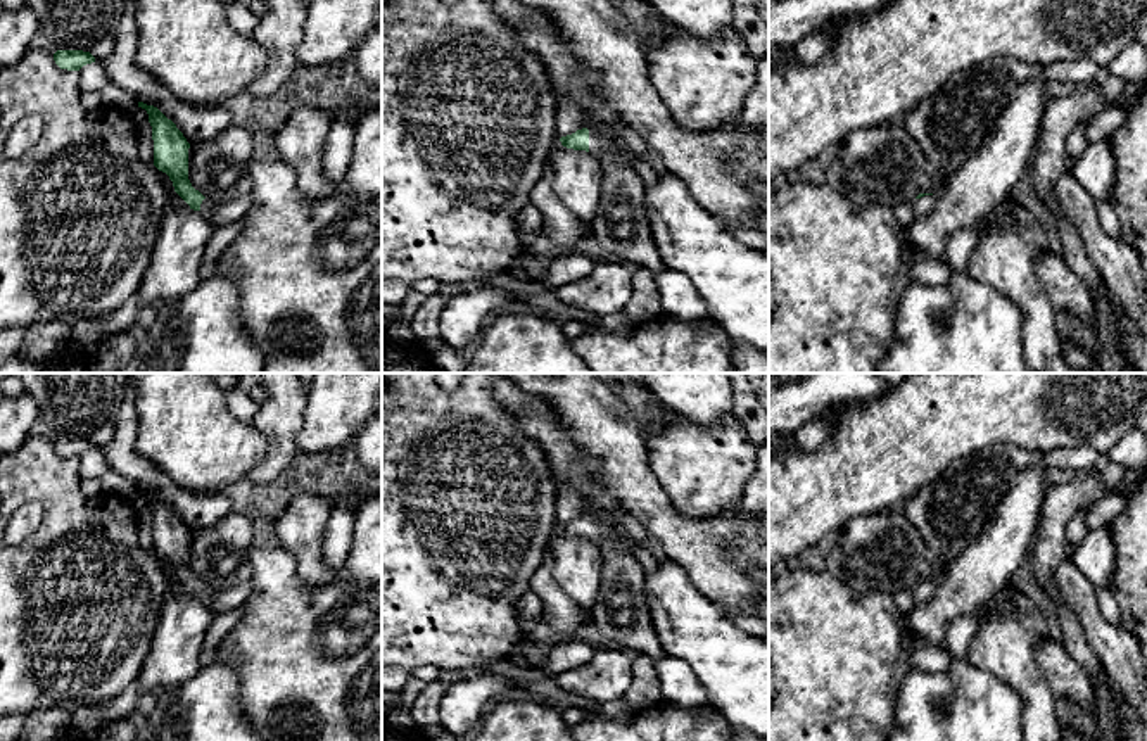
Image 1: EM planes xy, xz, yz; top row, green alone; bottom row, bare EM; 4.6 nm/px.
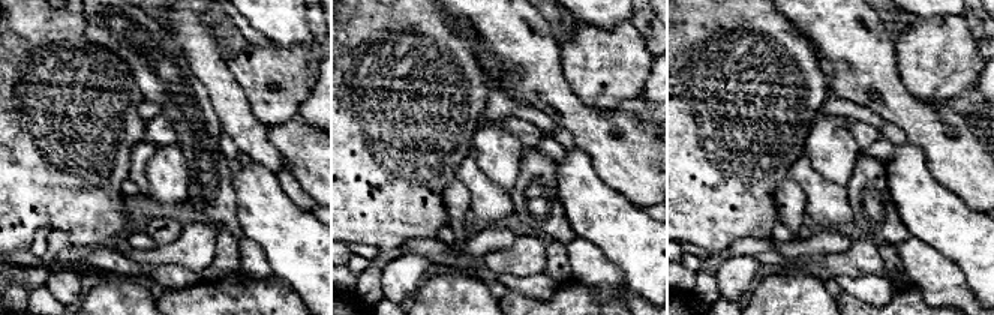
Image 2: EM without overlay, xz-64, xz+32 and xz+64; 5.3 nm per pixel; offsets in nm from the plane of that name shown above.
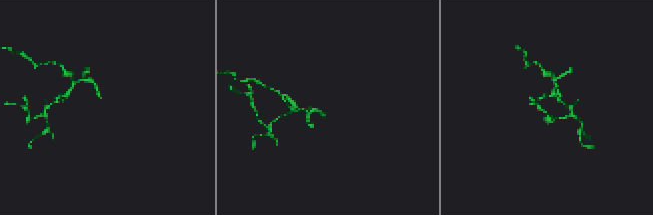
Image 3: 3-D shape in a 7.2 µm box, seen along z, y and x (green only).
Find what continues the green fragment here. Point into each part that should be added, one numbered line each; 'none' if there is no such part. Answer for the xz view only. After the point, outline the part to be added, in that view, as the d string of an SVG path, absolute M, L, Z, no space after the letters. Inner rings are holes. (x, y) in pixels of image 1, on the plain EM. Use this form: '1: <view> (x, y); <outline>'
1: xz (600, 532); M589 516L589 539L596 544L615 542L618 541L617 529Z

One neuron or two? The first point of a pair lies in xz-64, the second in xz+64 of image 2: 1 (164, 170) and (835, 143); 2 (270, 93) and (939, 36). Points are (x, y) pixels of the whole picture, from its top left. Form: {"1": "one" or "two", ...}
{"1": "one", "2": "one"}

